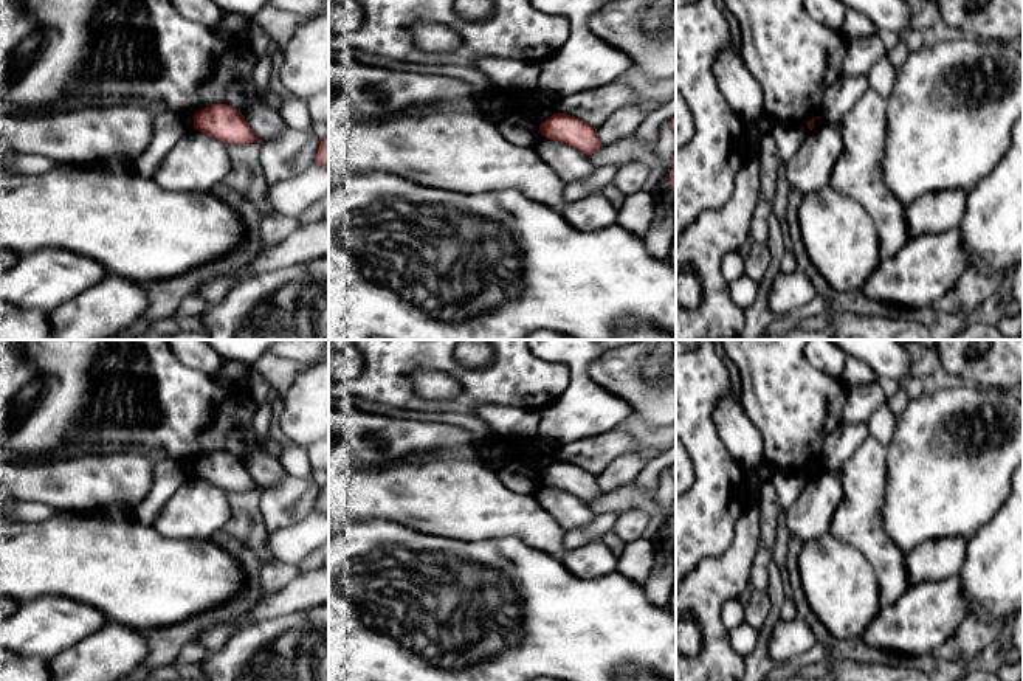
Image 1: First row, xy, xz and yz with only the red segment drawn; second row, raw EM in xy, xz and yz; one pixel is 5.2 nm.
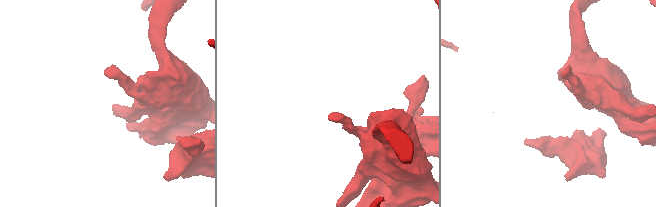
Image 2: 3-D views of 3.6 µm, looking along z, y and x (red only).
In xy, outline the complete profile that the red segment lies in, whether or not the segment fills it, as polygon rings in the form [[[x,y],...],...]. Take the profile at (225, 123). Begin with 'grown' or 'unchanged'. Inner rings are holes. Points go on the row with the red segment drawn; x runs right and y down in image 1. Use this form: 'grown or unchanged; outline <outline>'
unchanged; outline [[[214,104],[197,112],[194,116],[194,129],[214,137],[225,144],[250,144],[260,143],[240,110]]]

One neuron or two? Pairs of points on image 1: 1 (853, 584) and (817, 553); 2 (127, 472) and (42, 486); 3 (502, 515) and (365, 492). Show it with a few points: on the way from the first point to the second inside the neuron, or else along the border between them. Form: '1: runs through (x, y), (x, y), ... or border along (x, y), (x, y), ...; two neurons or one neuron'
1: runs through (843, 579), (826, 562); one neuron
2: runs through (106, 480), (64, 483); one neuron
3: runs through (468, 501), (459, 498), (399, 498); one neuron

